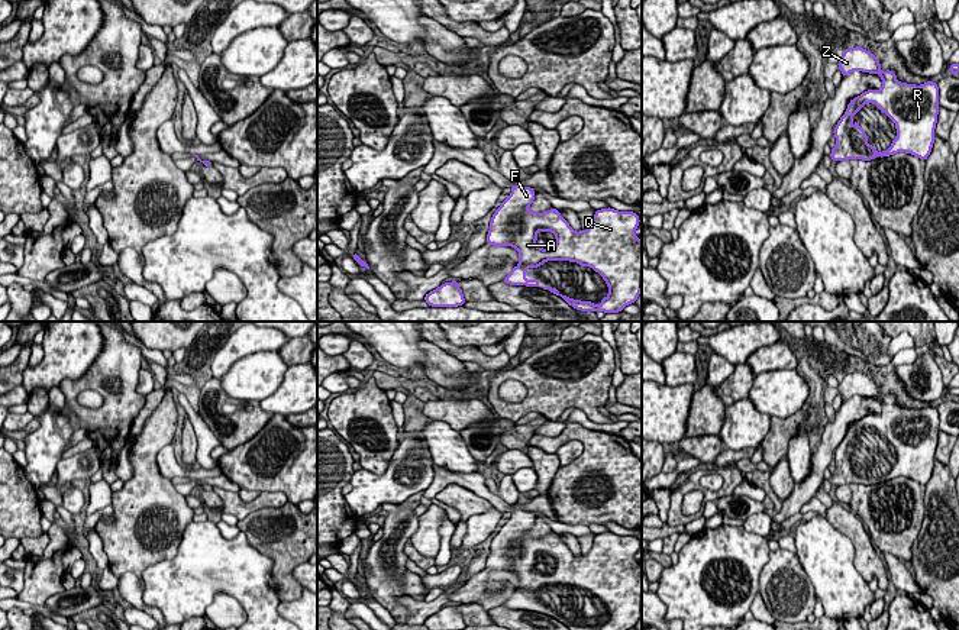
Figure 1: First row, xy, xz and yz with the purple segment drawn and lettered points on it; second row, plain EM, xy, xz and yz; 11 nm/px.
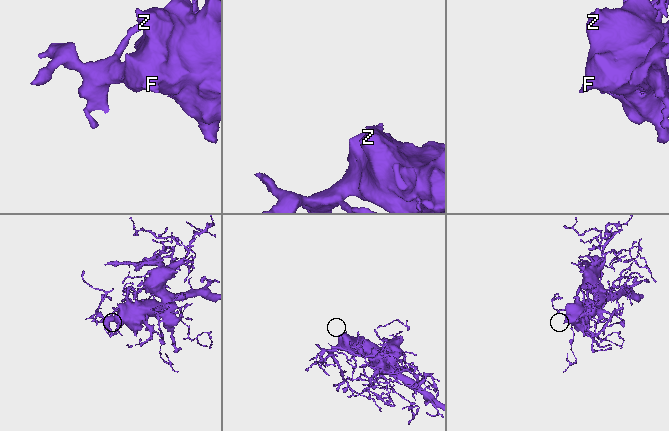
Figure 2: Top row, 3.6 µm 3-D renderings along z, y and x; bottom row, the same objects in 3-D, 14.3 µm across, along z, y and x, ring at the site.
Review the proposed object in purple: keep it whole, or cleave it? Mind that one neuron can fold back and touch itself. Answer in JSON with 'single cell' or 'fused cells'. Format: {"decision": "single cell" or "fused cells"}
{"decision": "single cell"}

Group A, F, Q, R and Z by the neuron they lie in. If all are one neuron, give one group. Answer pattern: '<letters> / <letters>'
A F Q R Z

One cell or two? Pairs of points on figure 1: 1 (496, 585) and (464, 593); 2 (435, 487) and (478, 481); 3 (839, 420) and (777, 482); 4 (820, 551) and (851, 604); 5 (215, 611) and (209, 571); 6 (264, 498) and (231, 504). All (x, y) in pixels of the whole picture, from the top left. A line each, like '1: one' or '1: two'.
1: one
2: one
3: two
4: one
5: two
6: one

